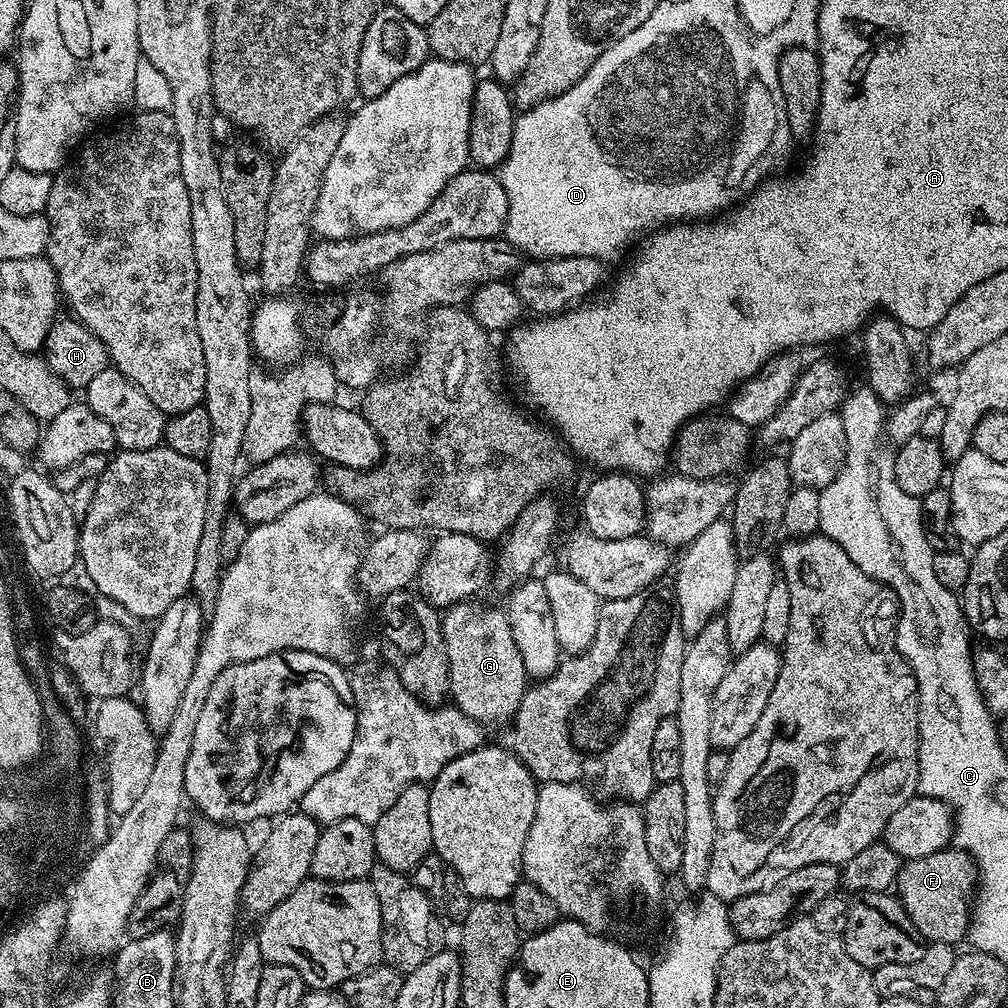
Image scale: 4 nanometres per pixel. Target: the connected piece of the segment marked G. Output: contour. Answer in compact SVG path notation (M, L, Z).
M463 602L449 607L443 613L444 641L448 650L448 691L450 700L455 707L460 709L472 720L482 725L491 724L507 725L520 709L520 703L525 692L530 687L530 677L526 666L522 666L522 654L518 654L518 642L514 642L514 630L510 630L508 613L503 607L483 608L476 602Z

